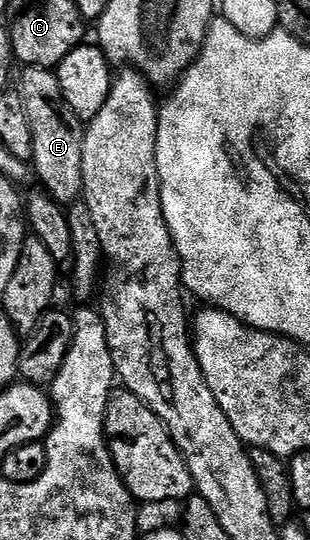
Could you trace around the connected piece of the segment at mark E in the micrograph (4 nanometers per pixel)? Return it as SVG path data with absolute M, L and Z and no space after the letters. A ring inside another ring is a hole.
M23 67L22 101L28 114L28 122L32 126L32 142L34 158L32 172L37 183L59 205L70 206L74 199L82 196L82 163L84 162L84 131L83 121L68 106L64 94L60 90L57 75L48 68Z

